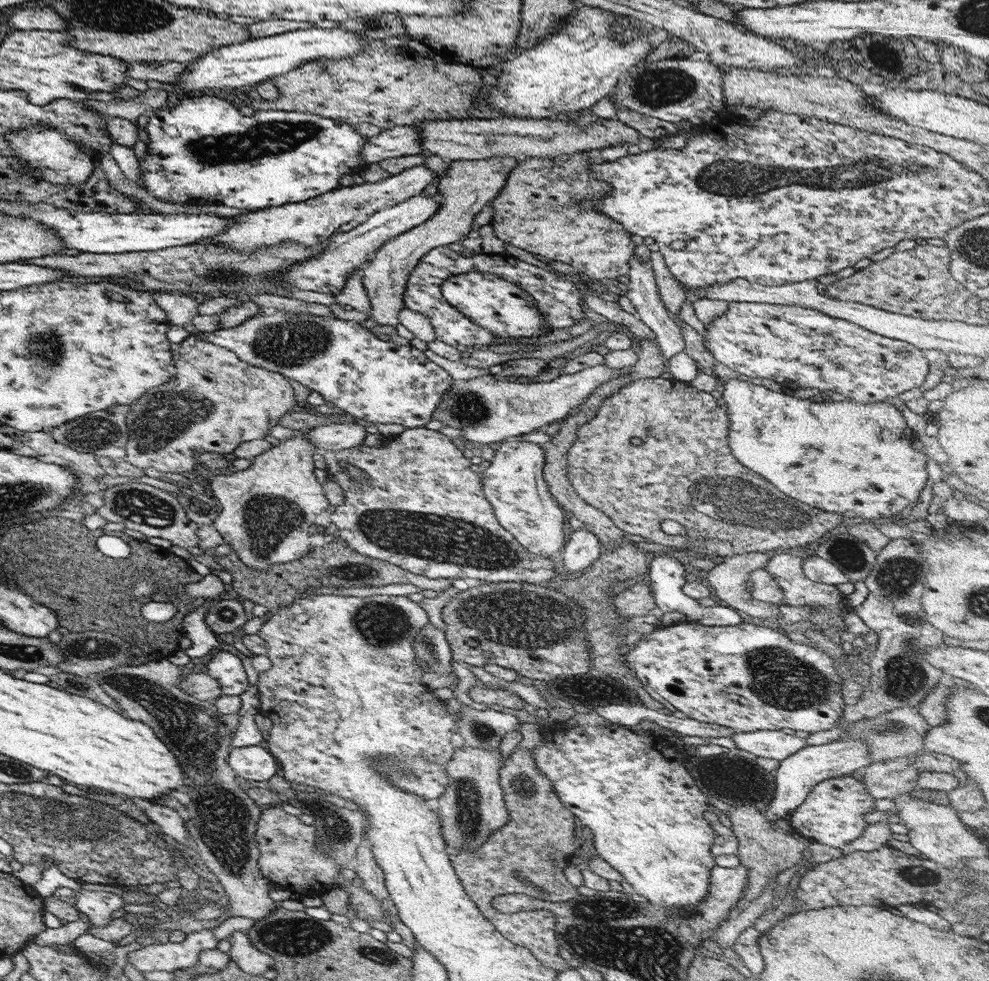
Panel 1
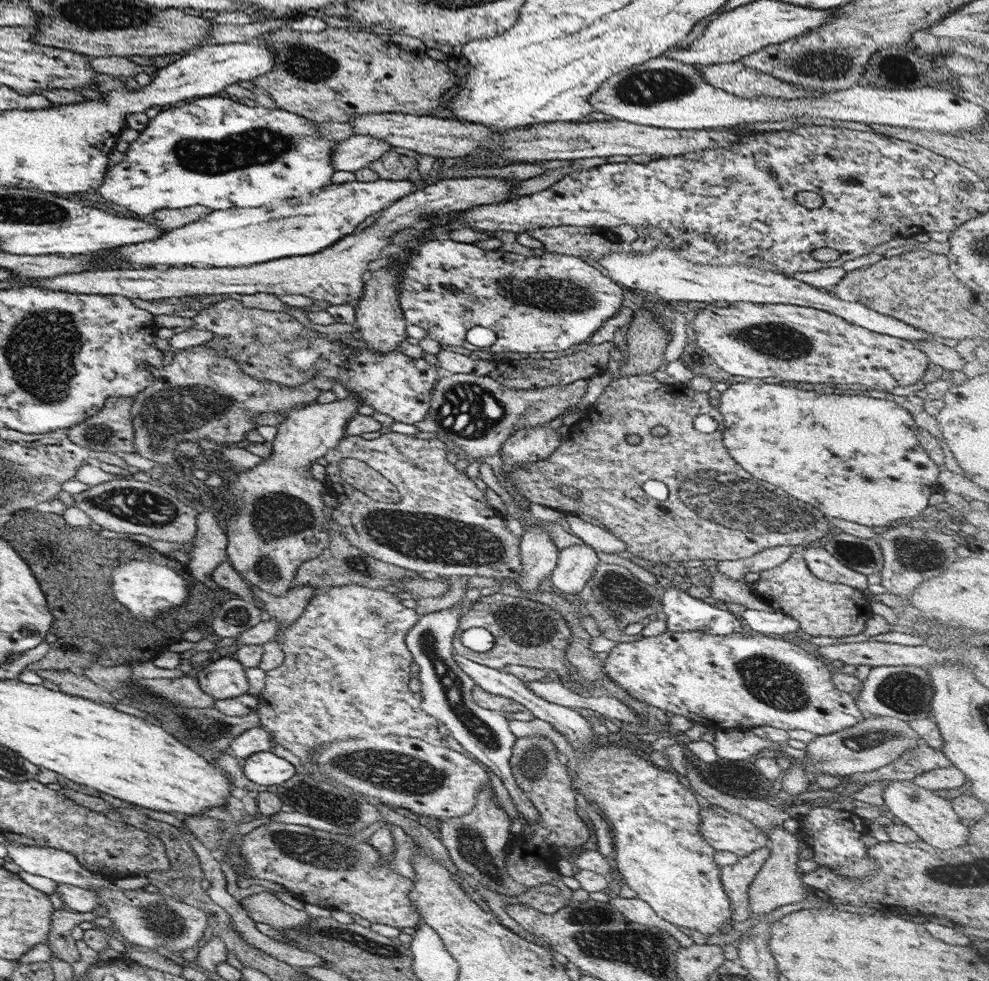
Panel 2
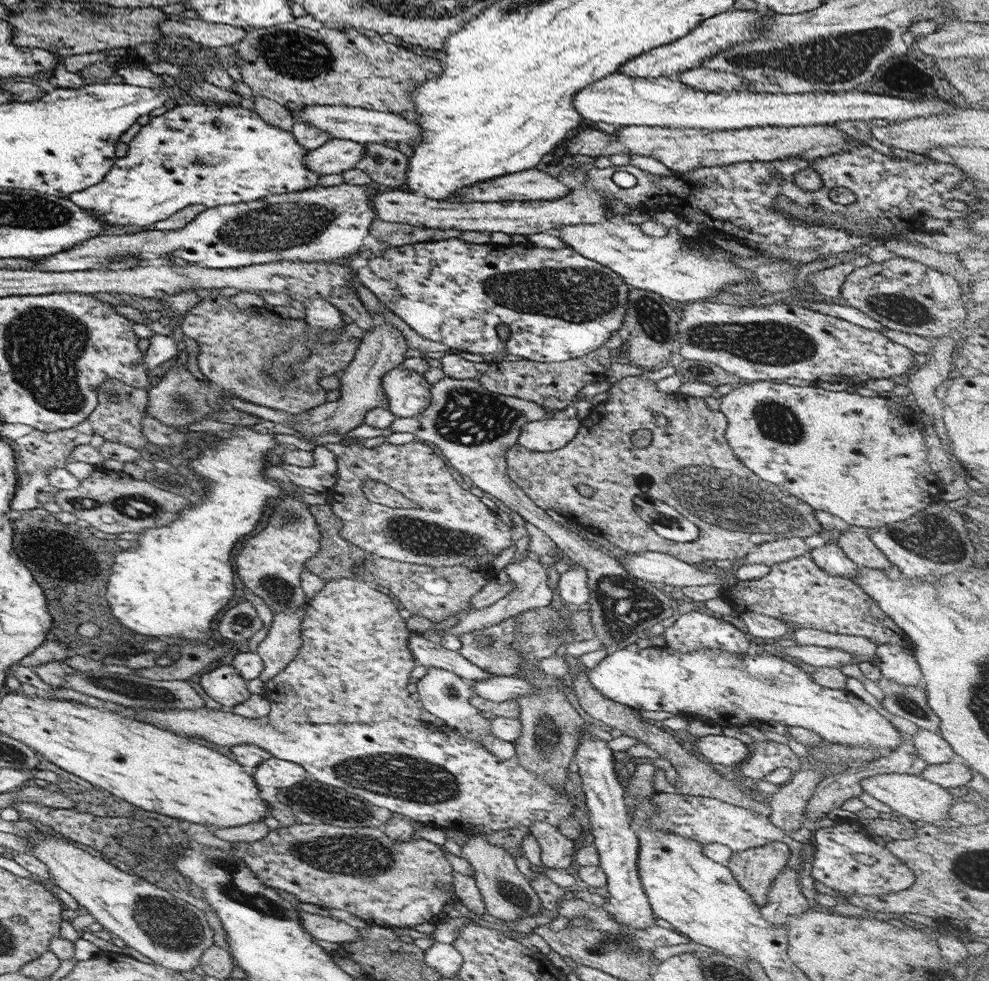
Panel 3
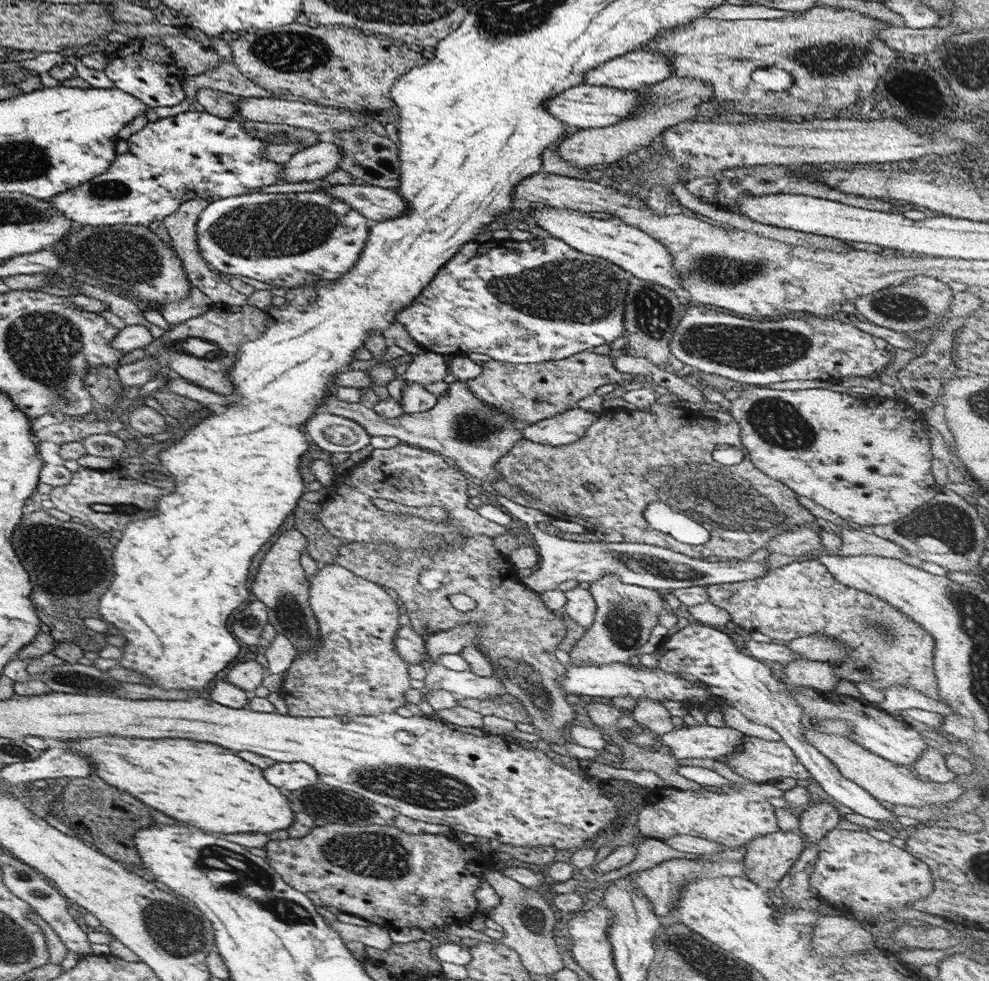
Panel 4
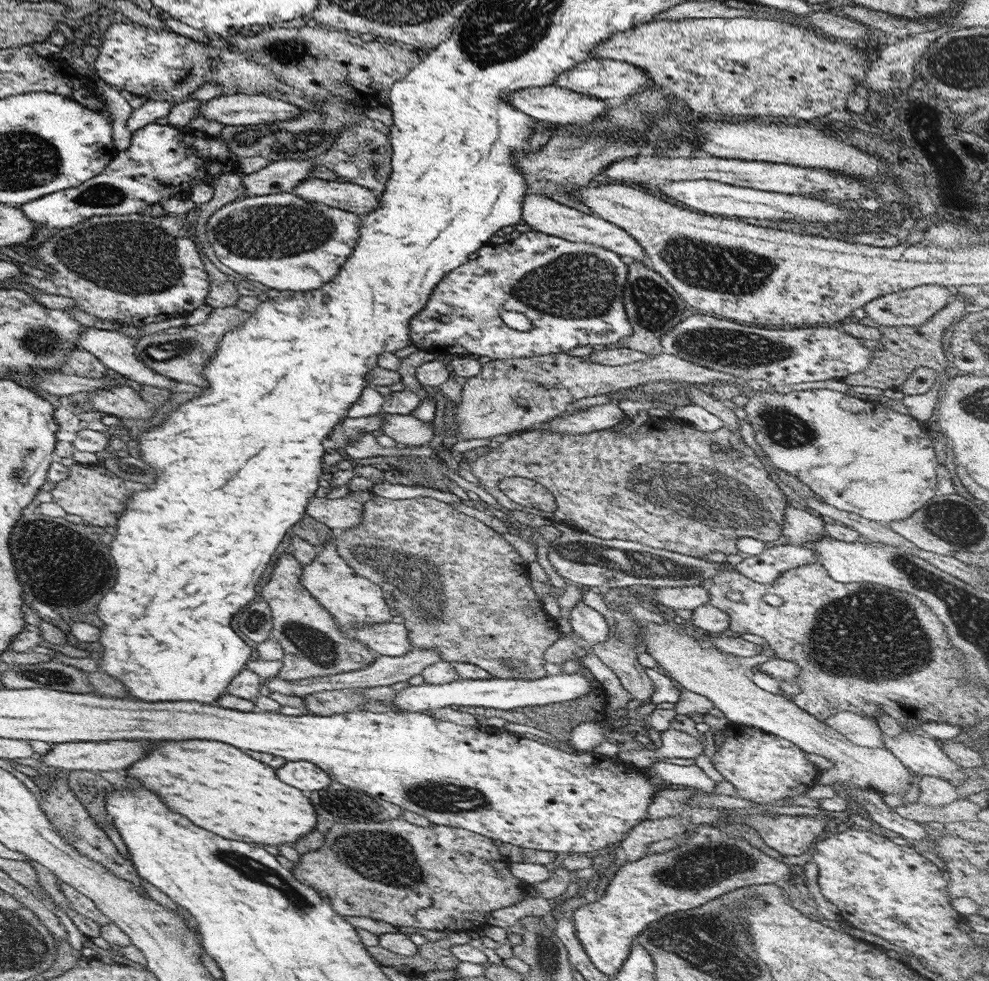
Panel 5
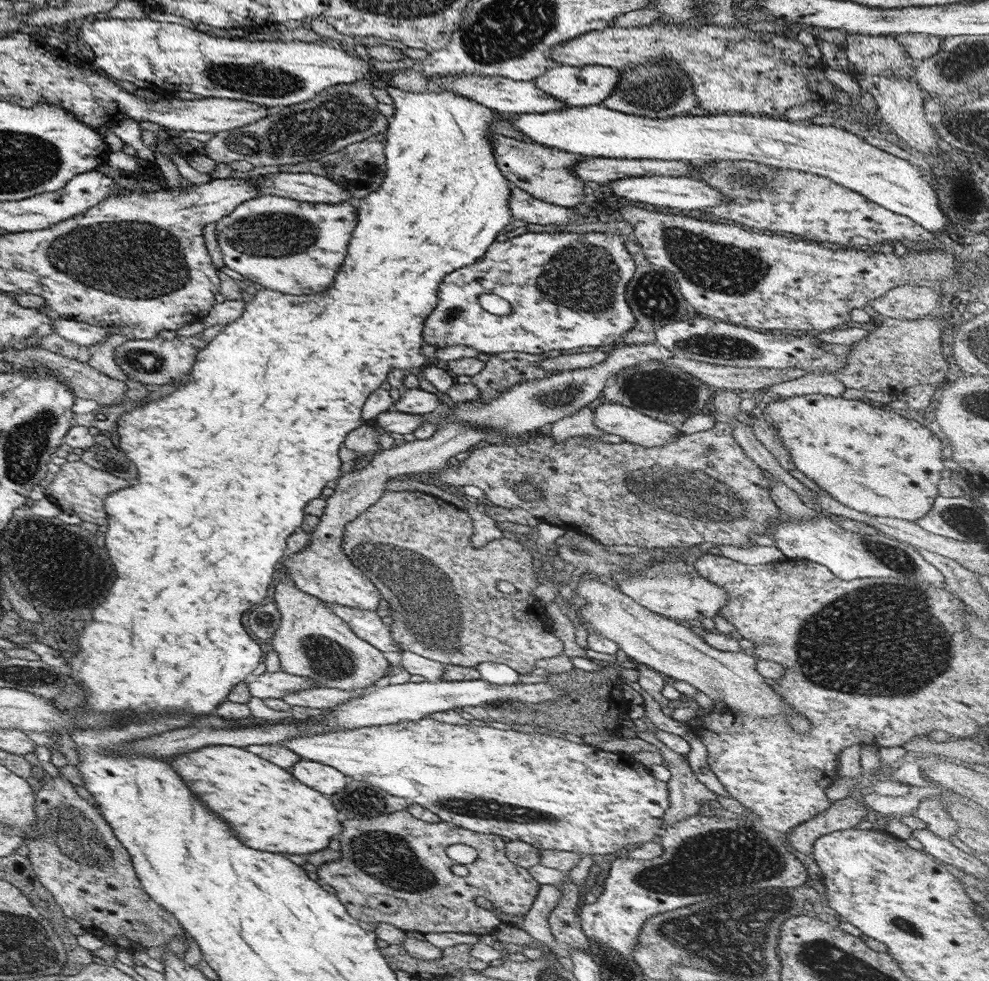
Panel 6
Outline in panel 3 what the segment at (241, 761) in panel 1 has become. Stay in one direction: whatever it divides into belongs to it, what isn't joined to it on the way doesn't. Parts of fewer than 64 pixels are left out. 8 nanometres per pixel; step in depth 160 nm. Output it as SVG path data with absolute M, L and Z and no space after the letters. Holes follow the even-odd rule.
M273 757L261 761L252 772L255 784L276 789L299 783L305 776L305 769L302 766Z

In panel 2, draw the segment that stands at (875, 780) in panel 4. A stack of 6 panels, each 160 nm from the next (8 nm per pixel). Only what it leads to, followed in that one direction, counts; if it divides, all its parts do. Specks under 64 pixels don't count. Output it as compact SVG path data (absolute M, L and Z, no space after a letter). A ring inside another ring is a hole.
M910 780L882 782L882 799L887 812L898 818L903 825L910 828L915 837L936 848L961 848L969 837L969 828L959 821L957 813L951 809L950 801L921 788Z

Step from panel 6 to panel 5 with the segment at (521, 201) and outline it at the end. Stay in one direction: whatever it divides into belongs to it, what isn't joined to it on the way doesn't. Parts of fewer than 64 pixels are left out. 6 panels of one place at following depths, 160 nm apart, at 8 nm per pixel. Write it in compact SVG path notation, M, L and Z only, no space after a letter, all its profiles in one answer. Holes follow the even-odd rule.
M527 192L523 196L521 216L524 224L530 226L533 231L563 238L569 242L586 242L587 244L593 244L593 246L600 246L605 250L618 254L622 260L627 258L635 262L643 262L649 266L645 251L634 238L631 238L621 227L615 226L593 213L584 213L542 195Z

